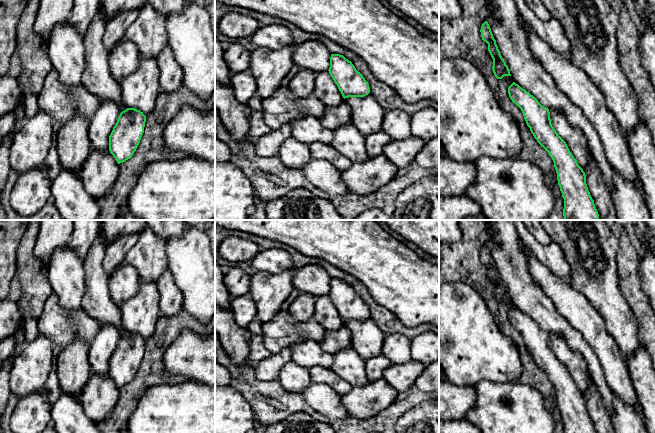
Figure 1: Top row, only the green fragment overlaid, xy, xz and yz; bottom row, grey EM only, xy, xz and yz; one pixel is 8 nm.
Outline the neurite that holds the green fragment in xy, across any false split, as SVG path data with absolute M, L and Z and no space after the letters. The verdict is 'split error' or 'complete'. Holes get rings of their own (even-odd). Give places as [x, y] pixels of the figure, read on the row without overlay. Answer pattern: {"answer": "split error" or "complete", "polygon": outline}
{"answer": "complete", "polygon": "M140 334L122 335L109 360L109 375L118 388L130 383L144 357L146 340Z"}

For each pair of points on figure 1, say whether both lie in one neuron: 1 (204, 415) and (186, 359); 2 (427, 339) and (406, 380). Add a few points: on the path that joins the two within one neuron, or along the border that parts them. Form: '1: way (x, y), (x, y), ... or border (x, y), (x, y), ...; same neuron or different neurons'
1: border (190, 379), (204, 384); different neurons
2: border (410, 339), (410, 356), (425, 366); different neurons

